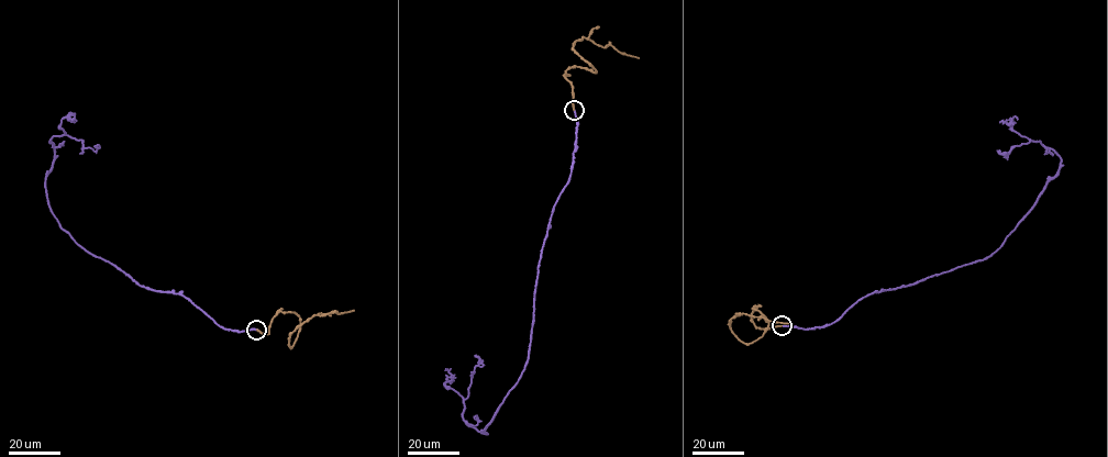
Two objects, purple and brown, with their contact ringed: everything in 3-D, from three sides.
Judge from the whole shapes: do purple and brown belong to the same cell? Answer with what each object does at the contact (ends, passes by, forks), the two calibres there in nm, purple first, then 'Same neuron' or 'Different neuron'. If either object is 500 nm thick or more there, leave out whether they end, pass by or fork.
At the ring purple ends. At the ring brown ends. Thickness 240 nm (purple) against 280 nm. Different neuron

